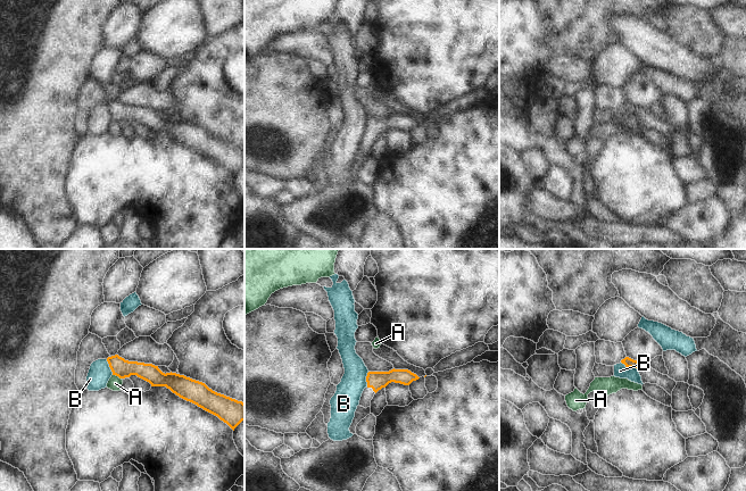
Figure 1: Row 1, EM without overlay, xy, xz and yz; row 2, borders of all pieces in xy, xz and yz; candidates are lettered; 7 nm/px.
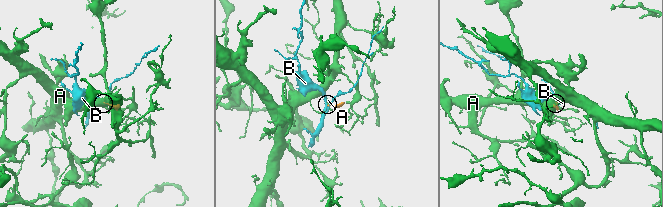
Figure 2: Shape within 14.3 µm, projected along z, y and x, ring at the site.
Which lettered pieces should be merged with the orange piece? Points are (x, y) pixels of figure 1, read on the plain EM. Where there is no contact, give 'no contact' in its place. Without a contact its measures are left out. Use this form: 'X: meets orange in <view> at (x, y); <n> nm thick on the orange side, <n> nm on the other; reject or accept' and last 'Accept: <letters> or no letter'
A: meets orange in xy at (117, 121); 130 nm thick on the orange side, 100 nm on the other; reject
B: meets orange in yz at (630, 111); 70 nm thick on the orange side, 100 nm on the other; reject
Accept: no letter

